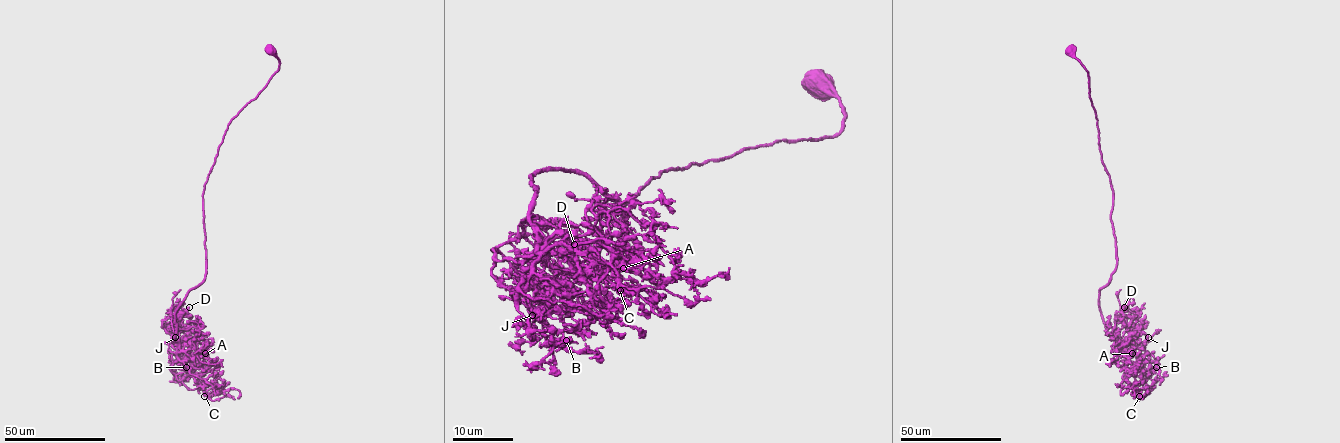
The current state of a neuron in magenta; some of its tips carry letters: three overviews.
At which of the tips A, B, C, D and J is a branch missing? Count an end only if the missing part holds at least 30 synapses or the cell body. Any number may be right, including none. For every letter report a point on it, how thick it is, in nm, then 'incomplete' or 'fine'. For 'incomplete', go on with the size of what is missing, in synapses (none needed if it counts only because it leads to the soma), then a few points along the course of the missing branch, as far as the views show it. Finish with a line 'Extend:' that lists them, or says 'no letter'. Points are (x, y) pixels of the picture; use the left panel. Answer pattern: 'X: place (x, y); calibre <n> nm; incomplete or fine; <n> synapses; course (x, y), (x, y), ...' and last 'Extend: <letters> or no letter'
A: place (205, 353); calibre 200 nm; fine
B: place (186, 367); calibre 180 nm; fine
C: place (204, 396); calibre 170 nm; fine
D: place (189, 307); calibre 220 nm; fine
J: place (175, 337); calibre 200 nm; incomplete; 40 synapses
Extend: J

